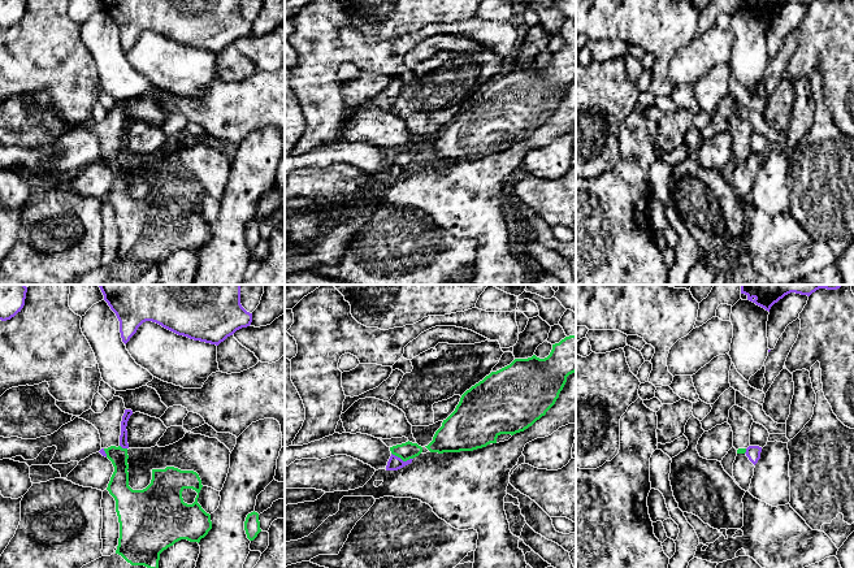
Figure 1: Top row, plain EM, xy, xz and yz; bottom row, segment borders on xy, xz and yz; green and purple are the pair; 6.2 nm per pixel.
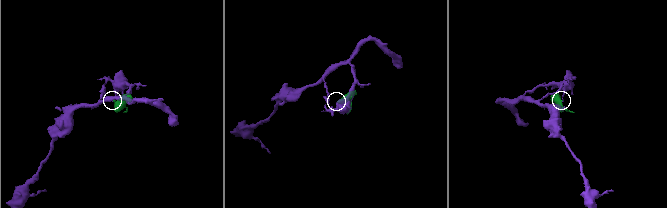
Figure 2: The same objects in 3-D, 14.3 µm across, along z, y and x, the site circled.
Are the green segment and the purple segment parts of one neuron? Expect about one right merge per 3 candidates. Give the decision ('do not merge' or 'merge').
do not merge

